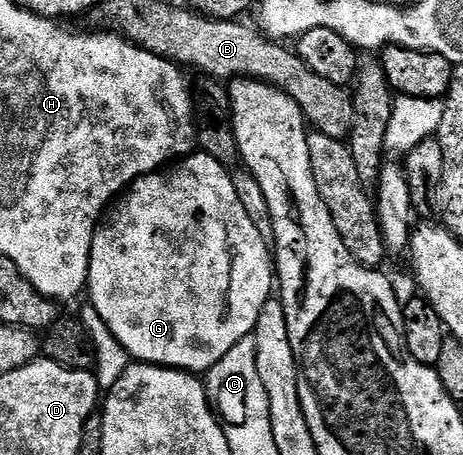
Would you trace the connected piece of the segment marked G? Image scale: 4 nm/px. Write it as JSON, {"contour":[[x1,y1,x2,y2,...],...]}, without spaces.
{"contour":[[195,152,161,172,145,174,143,178,137,178,113,203,112,209,101,219,98,229,94,231,90,253,89,305,100,316,100,320,108,324,112,336,124,347,127,355,138,362,169,366,175,370,187,372,209,371,210,367,218,363,241,338,249,338,253,335,256,320,260,320,260,312,275,290,276,267,271,247,264,240,264,236,260,236,256,224,248,220,248,212,244,212,244,204,240,204,240,196,236,196,231,171,205,152]]}

